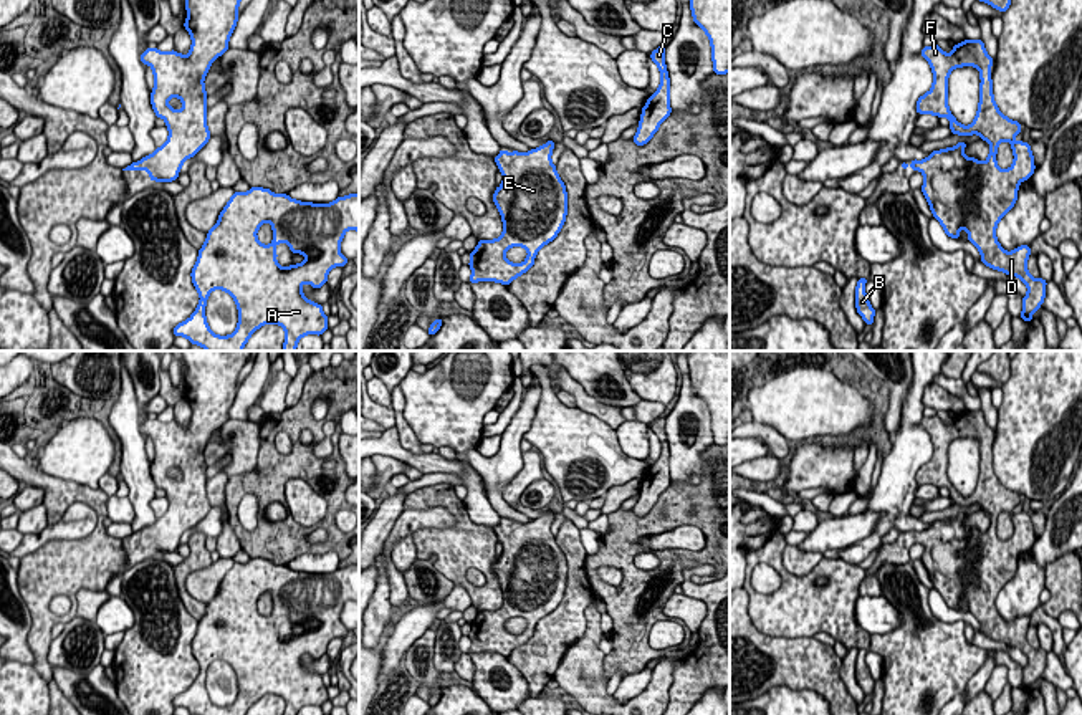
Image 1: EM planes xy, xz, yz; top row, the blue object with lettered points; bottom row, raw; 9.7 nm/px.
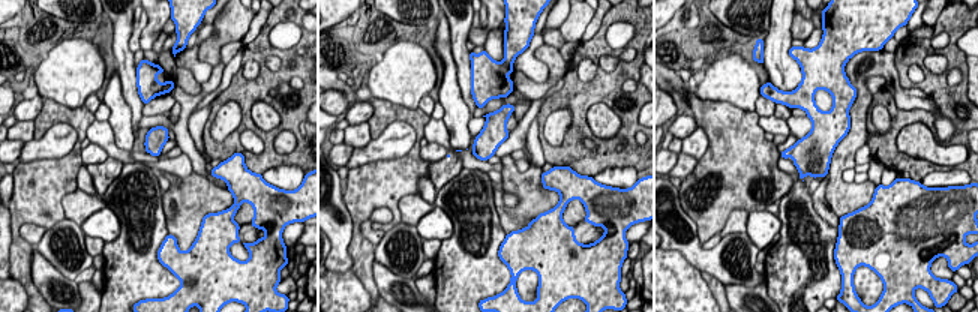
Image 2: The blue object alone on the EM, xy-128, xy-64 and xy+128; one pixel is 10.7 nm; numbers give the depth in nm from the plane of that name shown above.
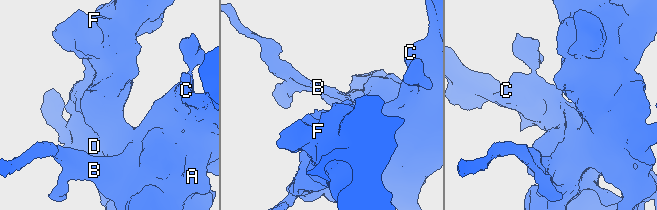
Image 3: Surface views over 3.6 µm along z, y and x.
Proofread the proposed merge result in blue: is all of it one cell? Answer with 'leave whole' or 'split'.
leave whole

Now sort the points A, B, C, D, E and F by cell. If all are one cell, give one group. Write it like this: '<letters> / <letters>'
A B C D E F

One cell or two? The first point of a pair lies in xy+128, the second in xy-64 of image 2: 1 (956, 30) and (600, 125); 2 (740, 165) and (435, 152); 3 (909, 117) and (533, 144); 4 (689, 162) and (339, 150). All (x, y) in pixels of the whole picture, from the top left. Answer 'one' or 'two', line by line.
1: two
2: two
3: two
4: two

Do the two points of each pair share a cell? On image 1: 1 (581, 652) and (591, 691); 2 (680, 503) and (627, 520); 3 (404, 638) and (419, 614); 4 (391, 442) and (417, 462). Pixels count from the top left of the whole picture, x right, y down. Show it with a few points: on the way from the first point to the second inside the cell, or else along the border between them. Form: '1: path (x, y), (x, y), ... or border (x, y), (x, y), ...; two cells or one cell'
1: path (583, 662), (586, 681); one cell
2: path (667, 517), (655, 522), (641, 522); one cell
3: path (406, 633), (416, 619); one cell
4: path (397, 449), (411, 459); one cell

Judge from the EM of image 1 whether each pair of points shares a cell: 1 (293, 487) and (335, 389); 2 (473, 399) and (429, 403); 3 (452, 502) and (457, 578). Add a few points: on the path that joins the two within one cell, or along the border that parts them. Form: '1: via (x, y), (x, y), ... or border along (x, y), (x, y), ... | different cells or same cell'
1: border along (283, 485), (290, 479), (303, 479), (326, 503) | different cells
2: via (462, 399), (440, 403) | same cell
3: via (460, 520), (457, 560) | same cell

